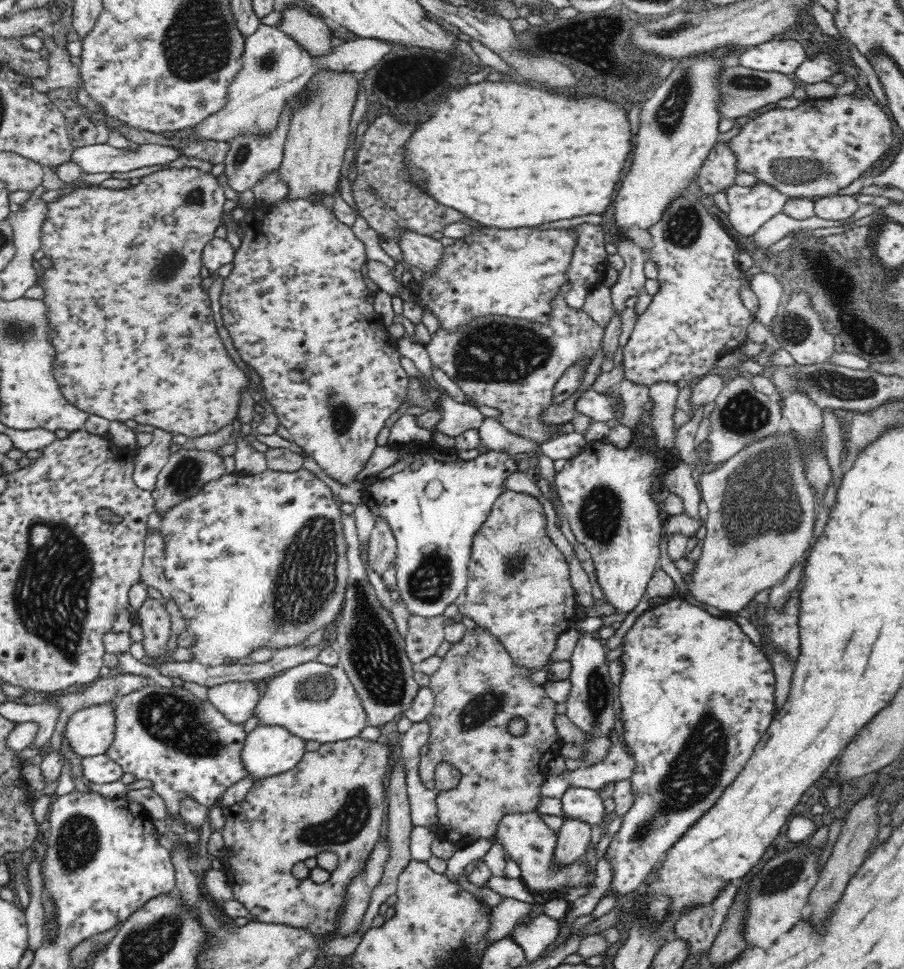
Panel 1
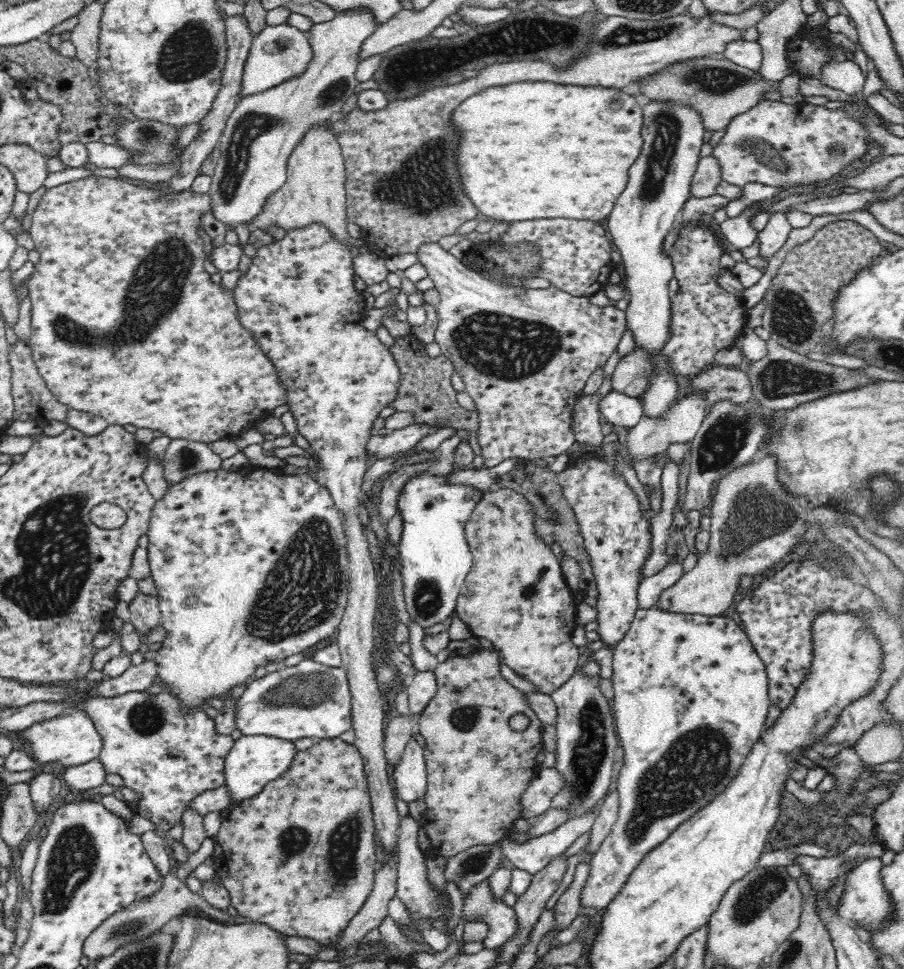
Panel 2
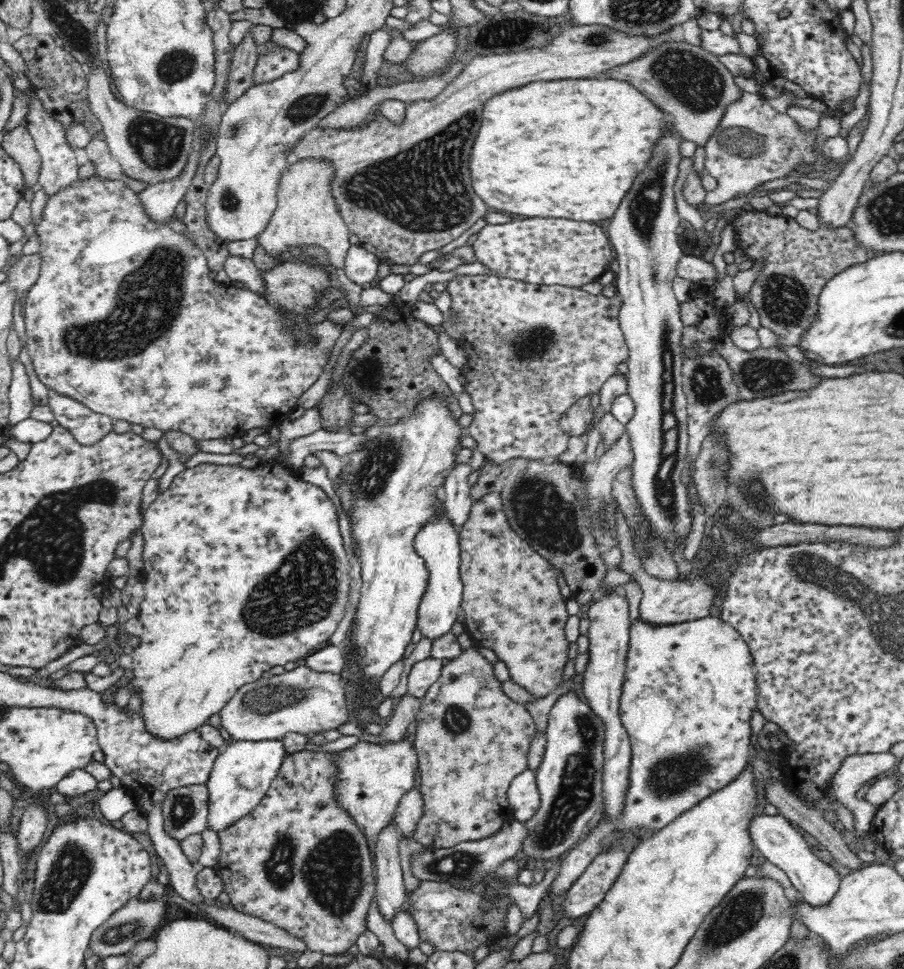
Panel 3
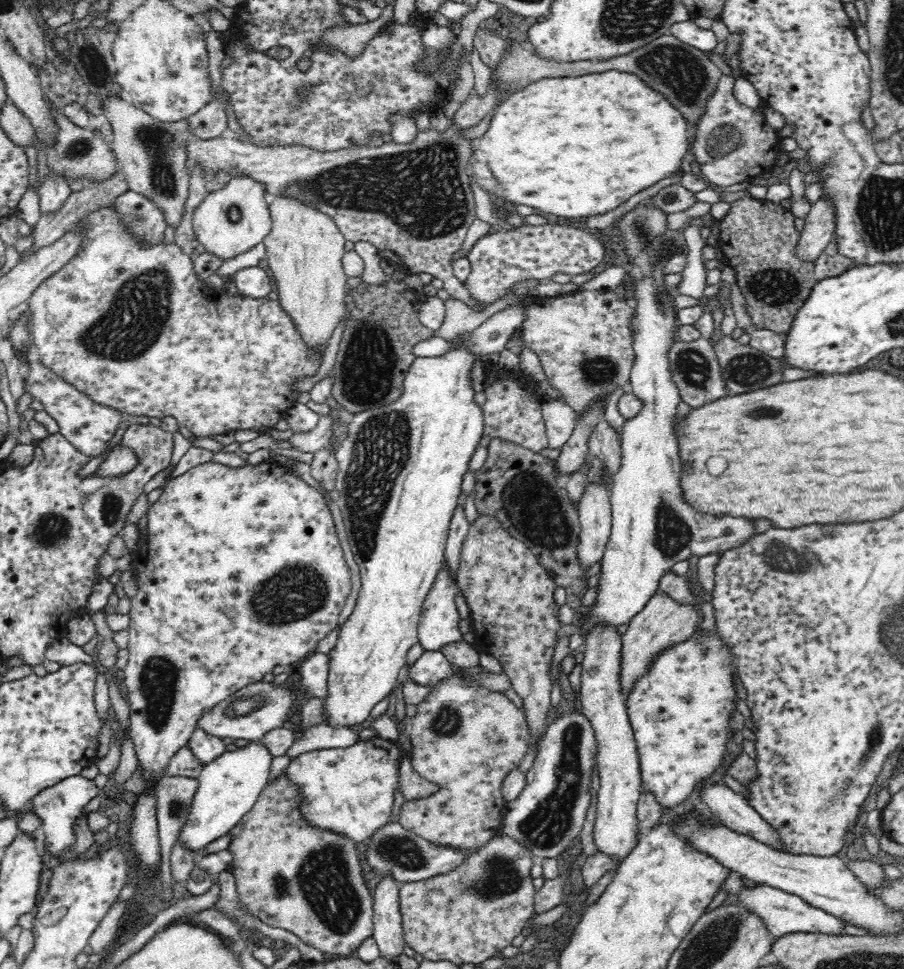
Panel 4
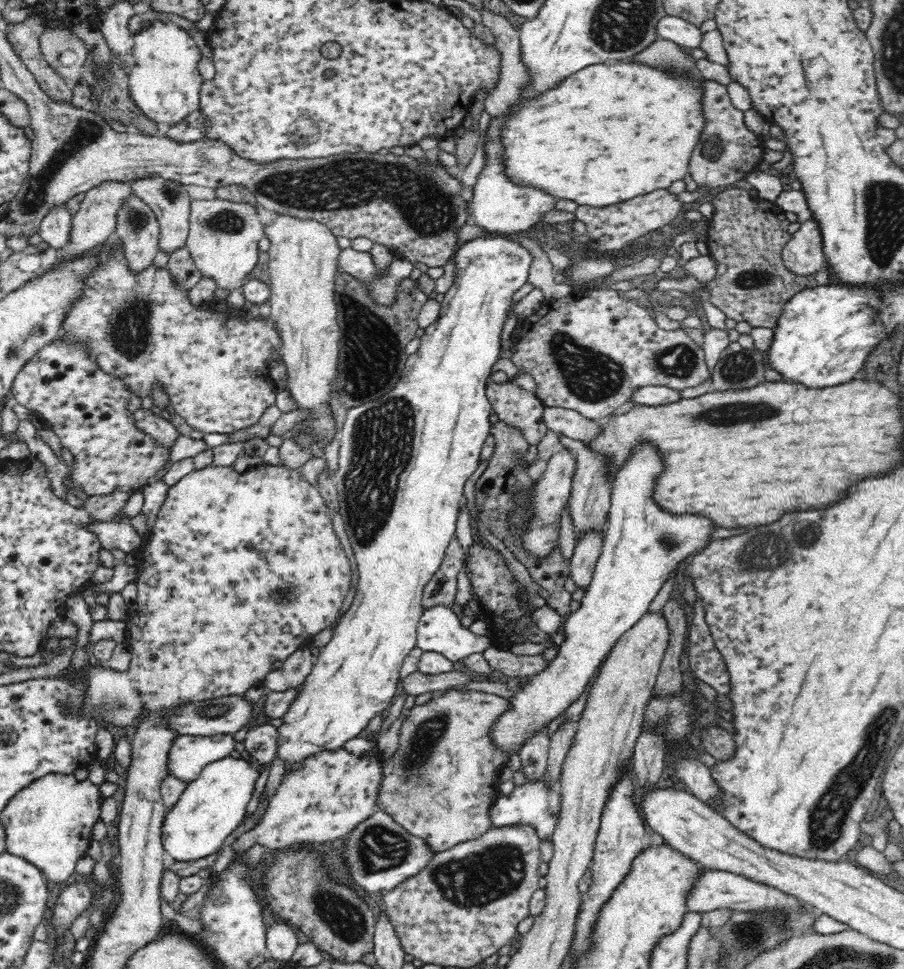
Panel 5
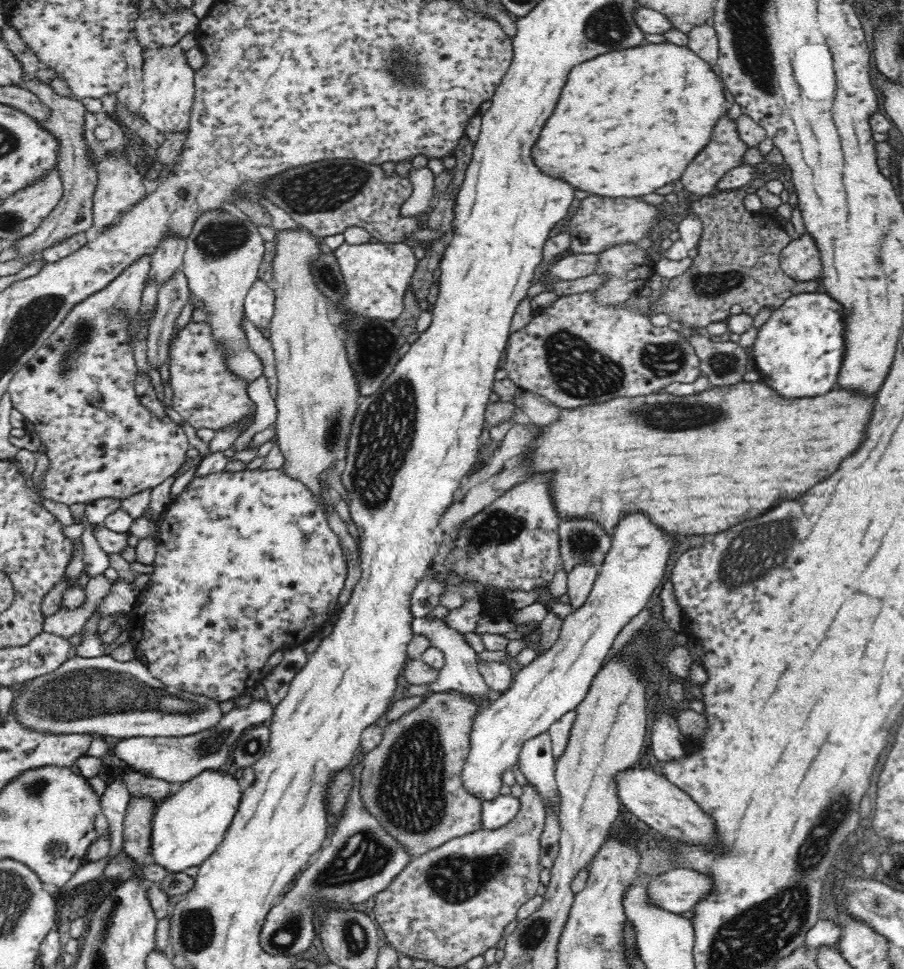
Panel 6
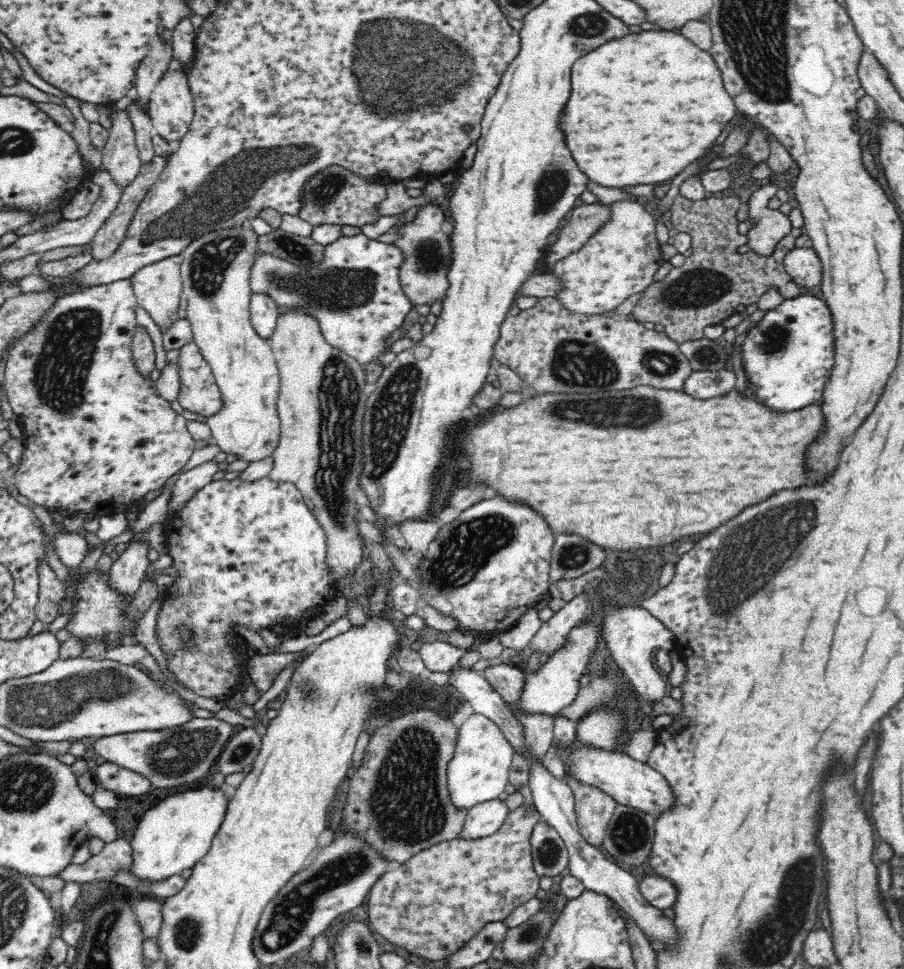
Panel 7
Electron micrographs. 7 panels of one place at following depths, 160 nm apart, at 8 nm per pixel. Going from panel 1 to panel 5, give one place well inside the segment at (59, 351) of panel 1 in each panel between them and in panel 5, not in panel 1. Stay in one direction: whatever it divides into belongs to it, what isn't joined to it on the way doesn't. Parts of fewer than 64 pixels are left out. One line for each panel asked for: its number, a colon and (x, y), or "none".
2: (120, 285)
3: (124, 317)
4: (128, 323)
5: (142, 327)

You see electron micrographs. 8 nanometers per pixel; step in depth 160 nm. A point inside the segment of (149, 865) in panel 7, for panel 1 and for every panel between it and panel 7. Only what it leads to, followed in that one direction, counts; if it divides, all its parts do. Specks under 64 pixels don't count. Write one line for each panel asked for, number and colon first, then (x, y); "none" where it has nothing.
1: (268, 750)
2: (253, 761)
3: (243, 771)
4: (228, 787)
5: (212, 806)
6: (188, 825)

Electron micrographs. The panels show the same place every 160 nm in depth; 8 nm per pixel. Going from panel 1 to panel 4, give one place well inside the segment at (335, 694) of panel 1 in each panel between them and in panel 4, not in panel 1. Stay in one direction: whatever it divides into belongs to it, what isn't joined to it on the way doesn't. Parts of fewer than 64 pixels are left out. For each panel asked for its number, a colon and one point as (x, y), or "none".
2: (308, 700)
3: (302, 700)
4: (249, 713)

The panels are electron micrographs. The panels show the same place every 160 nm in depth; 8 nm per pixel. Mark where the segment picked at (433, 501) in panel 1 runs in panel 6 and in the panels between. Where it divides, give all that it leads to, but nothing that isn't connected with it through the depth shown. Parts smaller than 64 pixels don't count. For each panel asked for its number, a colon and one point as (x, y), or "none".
2: (435, 557)
3: (437, 543)
4: (439, 622)
5: (439, 629)
6: (460, 674)

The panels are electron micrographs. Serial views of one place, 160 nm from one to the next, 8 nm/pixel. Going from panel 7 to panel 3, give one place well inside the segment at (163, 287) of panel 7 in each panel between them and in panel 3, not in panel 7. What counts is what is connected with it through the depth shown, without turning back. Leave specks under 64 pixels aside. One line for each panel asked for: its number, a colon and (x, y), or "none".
3: (151, 149)
4: (152, 154)
5: (170, 202)
6: (168, 258)

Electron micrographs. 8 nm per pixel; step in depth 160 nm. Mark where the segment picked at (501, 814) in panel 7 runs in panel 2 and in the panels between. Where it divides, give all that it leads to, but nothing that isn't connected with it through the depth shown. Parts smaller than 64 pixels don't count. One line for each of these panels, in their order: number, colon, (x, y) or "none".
2: (586, 738)
3: (569, 777)
4: (547, 816)
5: (534, 804)
6: (495, 813)

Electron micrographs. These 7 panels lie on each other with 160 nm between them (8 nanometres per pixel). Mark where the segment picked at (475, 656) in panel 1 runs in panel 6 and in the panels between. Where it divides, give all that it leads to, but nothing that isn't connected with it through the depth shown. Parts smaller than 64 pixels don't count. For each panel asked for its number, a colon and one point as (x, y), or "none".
2: (478, 765)
3: (471, 739)
4: (465, 738)
5: (439, 785)
6: (410, 782)

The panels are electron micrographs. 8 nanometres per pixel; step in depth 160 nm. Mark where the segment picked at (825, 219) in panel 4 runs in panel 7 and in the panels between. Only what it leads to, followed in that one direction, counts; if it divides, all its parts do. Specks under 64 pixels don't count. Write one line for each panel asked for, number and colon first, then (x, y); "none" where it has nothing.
5: (802, 255)
6: (800, 259)
7: (803, 264)

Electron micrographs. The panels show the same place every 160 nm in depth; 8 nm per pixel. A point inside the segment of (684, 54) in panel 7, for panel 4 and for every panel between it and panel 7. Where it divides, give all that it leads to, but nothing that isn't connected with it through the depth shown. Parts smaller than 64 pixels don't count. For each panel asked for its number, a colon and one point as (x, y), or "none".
4: (573, 146)
5: (608, 134)
6: (638, 116)

